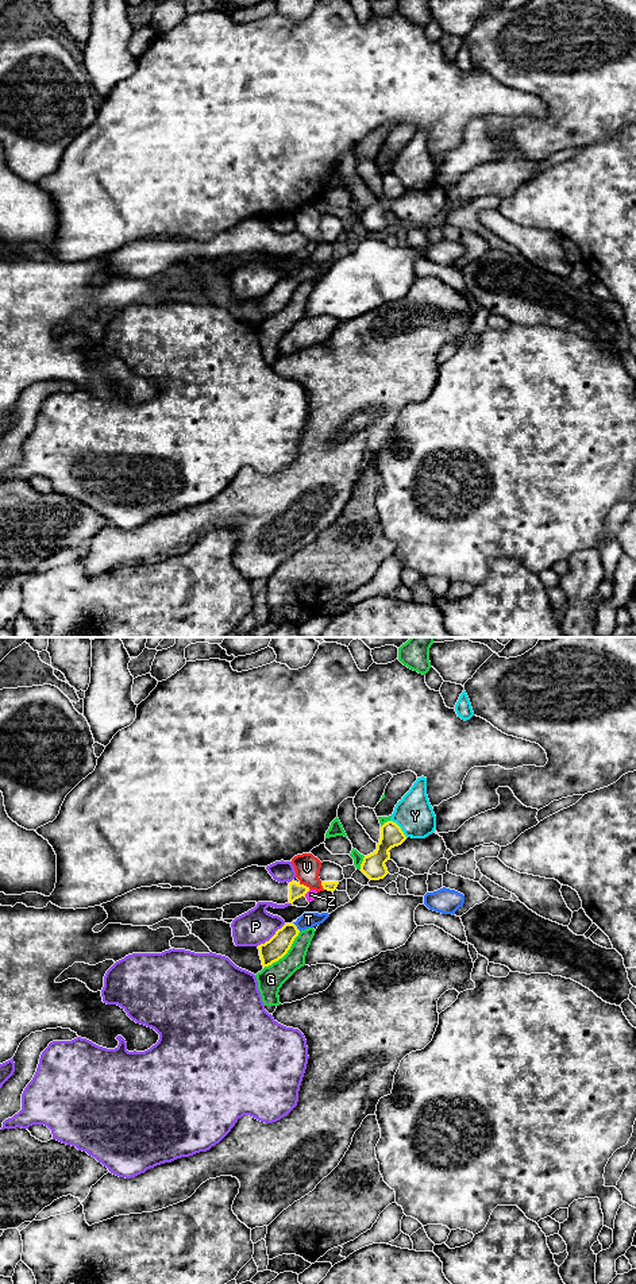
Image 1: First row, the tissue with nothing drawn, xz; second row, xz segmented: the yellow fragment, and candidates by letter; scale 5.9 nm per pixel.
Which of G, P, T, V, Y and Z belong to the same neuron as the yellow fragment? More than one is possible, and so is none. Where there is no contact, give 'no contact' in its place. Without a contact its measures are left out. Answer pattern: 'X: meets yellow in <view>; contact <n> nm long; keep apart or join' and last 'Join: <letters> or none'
G: meets yellow in xz; contact 320 nm long; keep apart
P: meets yellow in xz; contact 220 nm long; keep apart
T: meets yellow in xz; contact 70 nm long; keep apart
V: meets yellow in xz; contact 80 nm long; keep apart
Y: meets yellow in xz; contact 150 nm long; keep apart
Z: meets yellow in xz; contact 60 nm long; keep apart
Join: none

